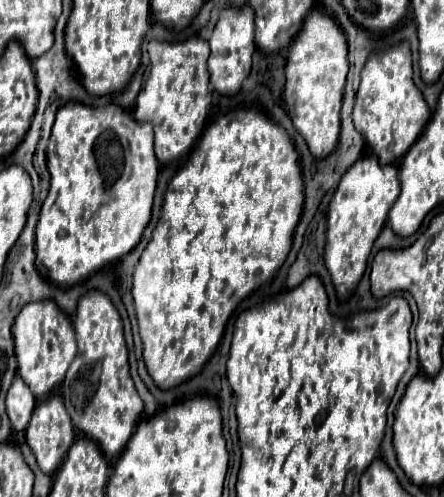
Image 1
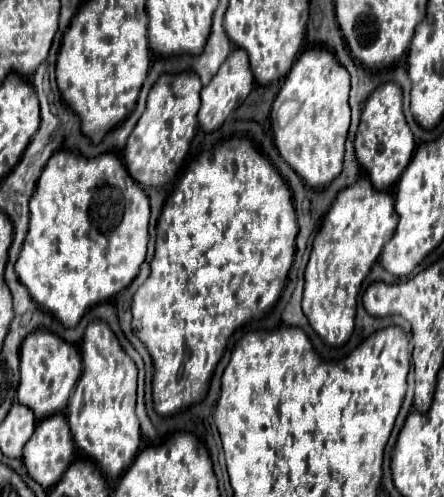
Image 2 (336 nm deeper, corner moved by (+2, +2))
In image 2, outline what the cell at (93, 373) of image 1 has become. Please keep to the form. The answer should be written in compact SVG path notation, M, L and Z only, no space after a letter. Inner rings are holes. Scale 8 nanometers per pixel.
M91 322L87 326L81 356L83 374L67 406L69 428L77 448L83 450L85 456L89 456L101 468L101 472L111 478L121 478L129 464L133 464L141 444L139 420L135 414L137 366L125 354L105 322Z

